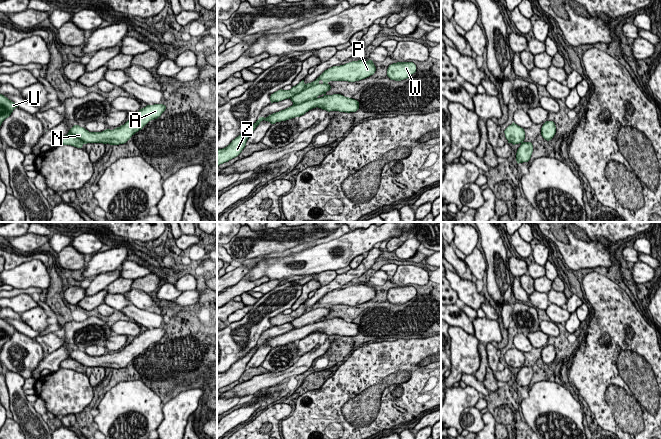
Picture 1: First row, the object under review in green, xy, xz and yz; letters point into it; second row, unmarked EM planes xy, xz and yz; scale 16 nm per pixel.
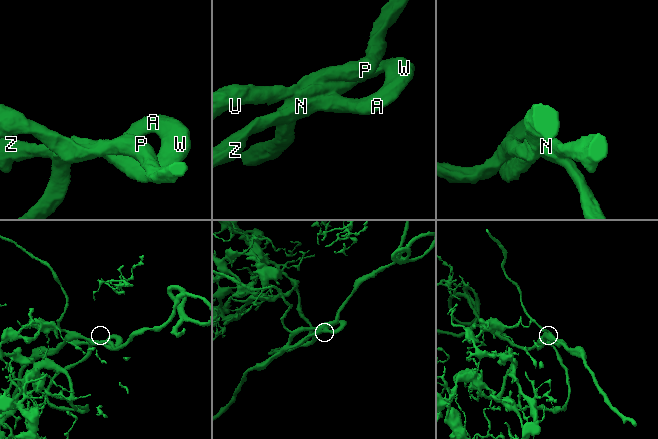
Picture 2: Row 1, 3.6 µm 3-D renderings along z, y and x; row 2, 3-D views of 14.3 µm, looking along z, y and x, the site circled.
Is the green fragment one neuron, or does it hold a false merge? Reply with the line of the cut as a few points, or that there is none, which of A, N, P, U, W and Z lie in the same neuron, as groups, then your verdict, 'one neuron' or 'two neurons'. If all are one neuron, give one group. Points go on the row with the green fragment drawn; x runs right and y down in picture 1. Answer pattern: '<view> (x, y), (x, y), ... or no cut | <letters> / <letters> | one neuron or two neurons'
no cut | A N P U W Z | one neuron

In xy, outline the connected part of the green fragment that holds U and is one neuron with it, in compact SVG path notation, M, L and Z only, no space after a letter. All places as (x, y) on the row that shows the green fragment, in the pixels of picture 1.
M0 94L0 126L2 122L11 115L16 107L18 106L14 102Z

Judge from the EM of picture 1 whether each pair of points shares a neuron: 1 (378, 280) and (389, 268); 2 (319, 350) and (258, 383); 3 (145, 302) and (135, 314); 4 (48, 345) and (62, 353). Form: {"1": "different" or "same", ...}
{"1": "different", "2": "same", "3": "different", "4": "different"}

